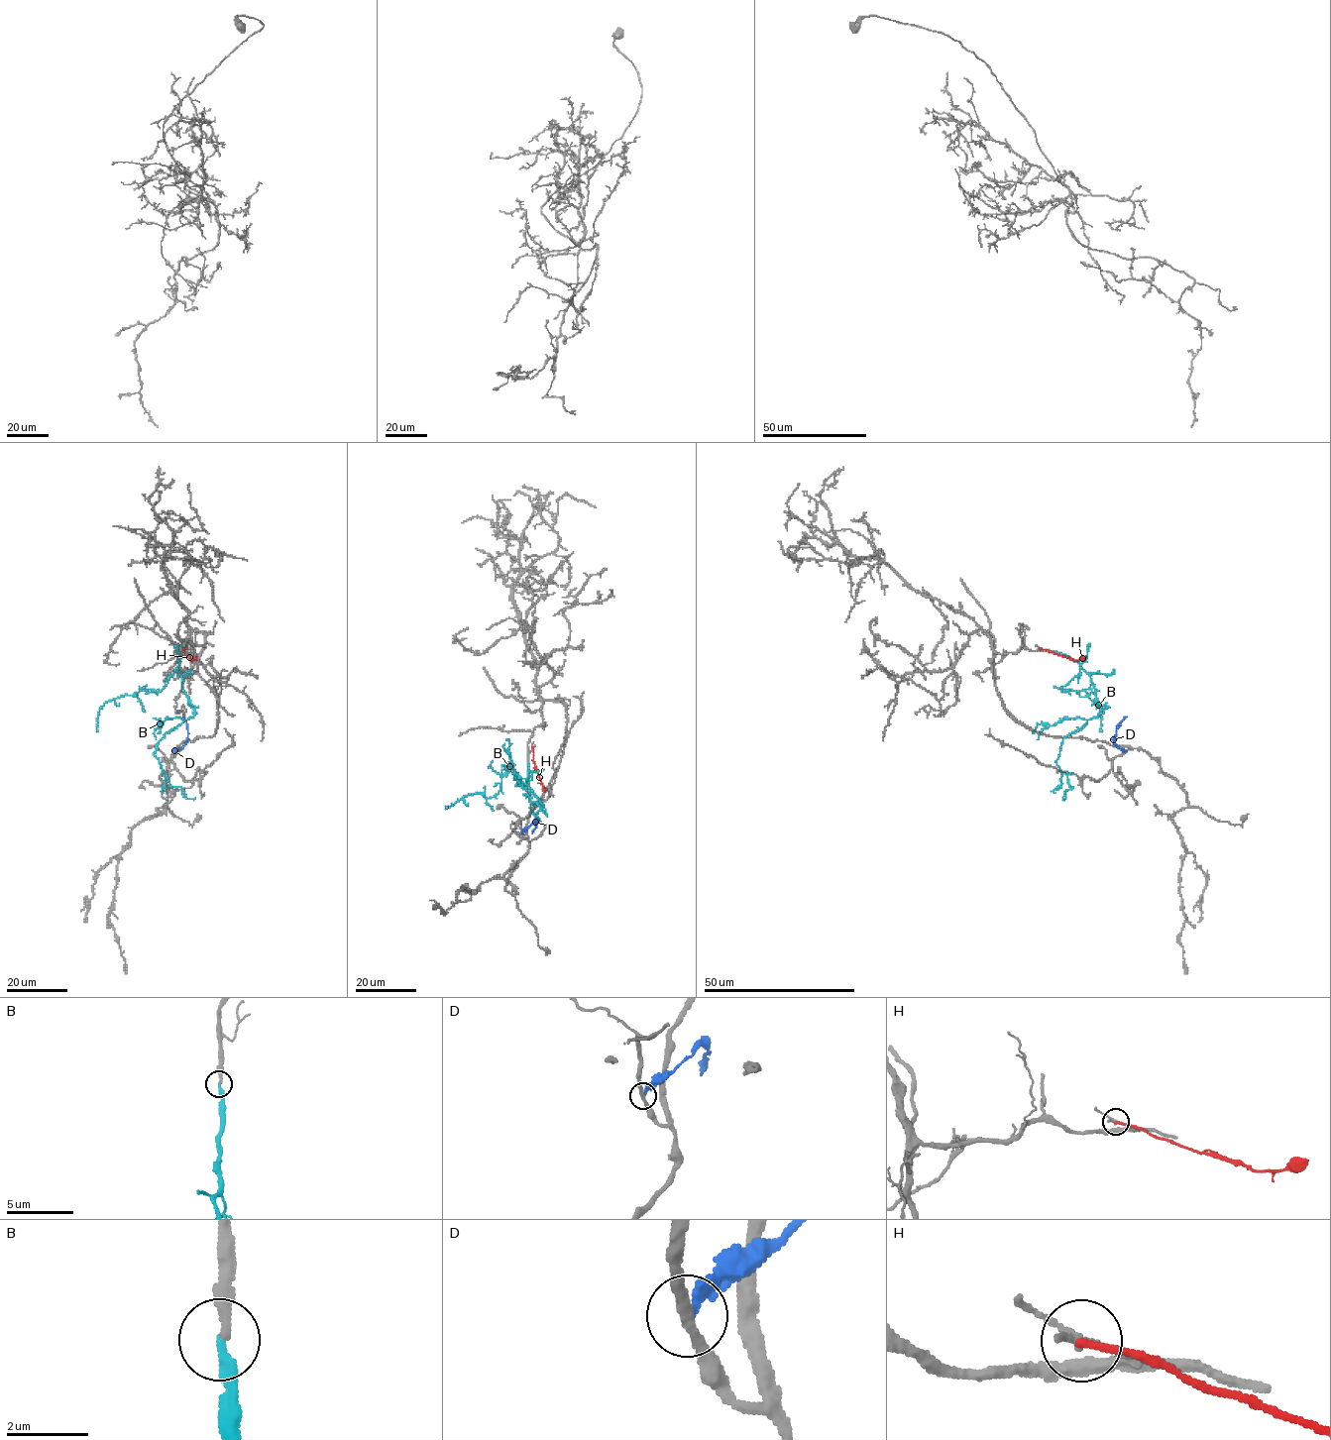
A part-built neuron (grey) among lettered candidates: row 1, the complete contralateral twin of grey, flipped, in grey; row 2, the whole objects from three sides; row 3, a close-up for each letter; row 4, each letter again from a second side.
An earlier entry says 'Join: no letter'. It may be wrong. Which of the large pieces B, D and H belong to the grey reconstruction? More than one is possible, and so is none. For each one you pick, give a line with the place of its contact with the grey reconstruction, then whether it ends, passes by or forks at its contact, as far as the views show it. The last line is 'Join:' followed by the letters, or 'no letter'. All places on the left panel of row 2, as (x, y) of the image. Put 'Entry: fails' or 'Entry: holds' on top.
Entry: fails
B: contact (178, 652); it ends
Join: B

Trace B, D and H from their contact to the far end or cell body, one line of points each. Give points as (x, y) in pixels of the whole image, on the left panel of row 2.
B: (178, 652), (181, 690), (194, 713), (165, 734), (155, 753), (168, 784), (181, 787), (183, 797), (194, 797)
D: (172, 751), (184, 744), (187, 734), (183, 716)
H: (184, 648), (191, 659), (196, 657)

